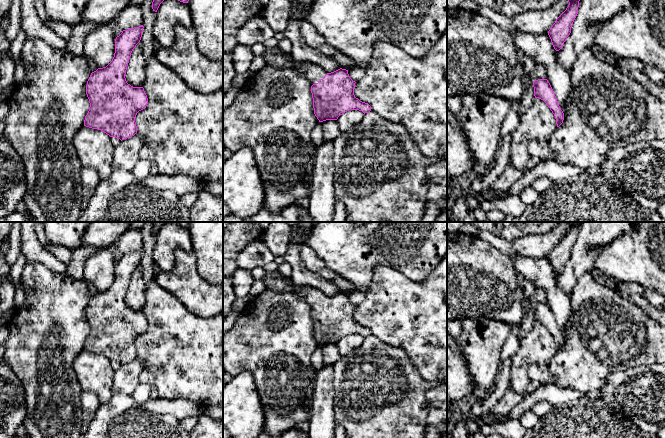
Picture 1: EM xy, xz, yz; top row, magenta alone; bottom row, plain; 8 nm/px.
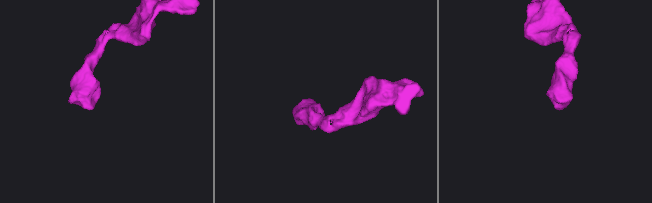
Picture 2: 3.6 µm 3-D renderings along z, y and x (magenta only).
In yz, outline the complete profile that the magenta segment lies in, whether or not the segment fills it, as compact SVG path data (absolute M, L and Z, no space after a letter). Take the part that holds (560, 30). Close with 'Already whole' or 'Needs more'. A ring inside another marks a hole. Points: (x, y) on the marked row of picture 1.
M568 0L568 7L556 19L556 22L548 31L552 45L556 51L562 49L564 42L571 33L571 27L578 14L579 1L580 0Z. Already whole

